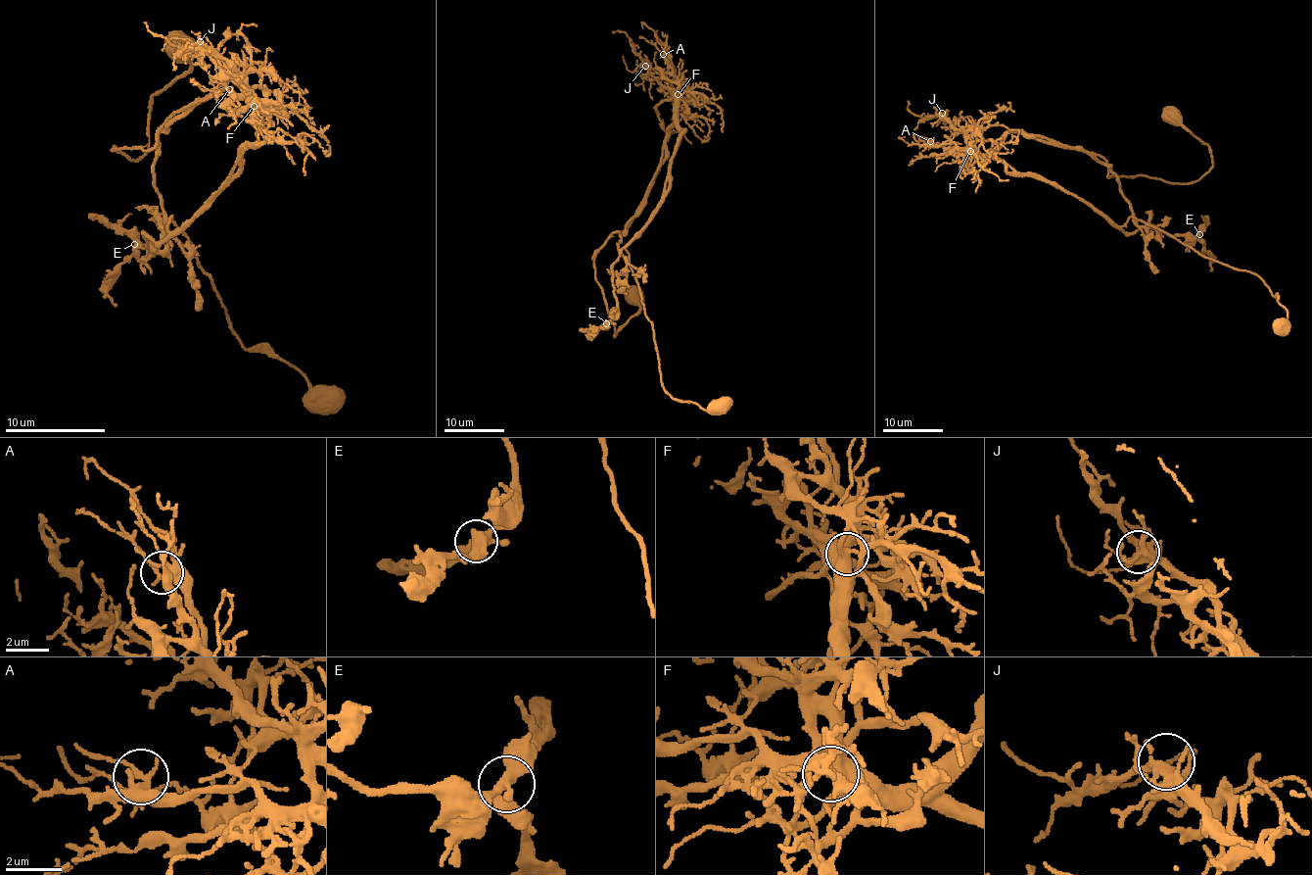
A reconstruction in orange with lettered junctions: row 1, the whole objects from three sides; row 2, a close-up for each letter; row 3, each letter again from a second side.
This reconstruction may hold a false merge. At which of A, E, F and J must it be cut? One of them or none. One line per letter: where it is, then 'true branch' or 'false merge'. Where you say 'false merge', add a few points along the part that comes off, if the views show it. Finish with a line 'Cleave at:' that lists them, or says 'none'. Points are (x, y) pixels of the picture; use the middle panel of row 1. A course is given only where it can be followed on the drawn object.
A: (663, 54) | true branch
E: (606, 323) | true branch
F: (678, 94) | false merge | (678, 94), (675, 122), (666, 133), (643, 208), (594, 259), (615, 336), (639, 312), (639, 299), (631, 289)
J: (645, 66) | true branch
Cleave at: F

